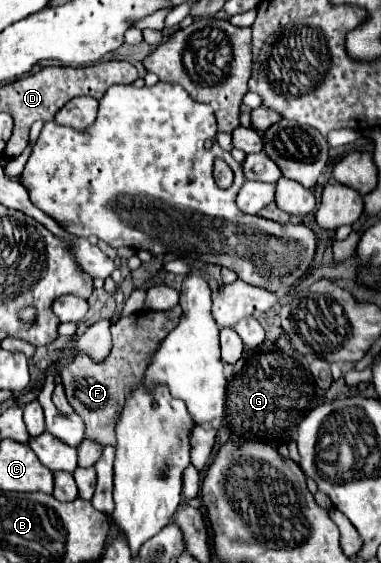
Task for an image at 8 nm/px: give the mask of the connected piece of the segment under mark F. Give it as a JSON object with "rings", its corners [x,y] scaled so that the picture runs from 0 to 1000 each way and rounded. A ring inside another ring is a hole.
{"rings":[[[472,542],[441,552],[362,552],[341,563],[315,563],[294,574],[294,627],[273,645],[247,645],[220,631],[205,631],[189,645],[157,655],[163,684],[173,691],[178,716],[215,741],[226,755],[226,776],[262,790],[304,790],[304,751],[325,726],[325,709],[341,691],[357,691],[378,670],[383,638],[415,620],[425,602],[451,588],[472,570]],[[315,702],[315,712],[310,712]]]}

